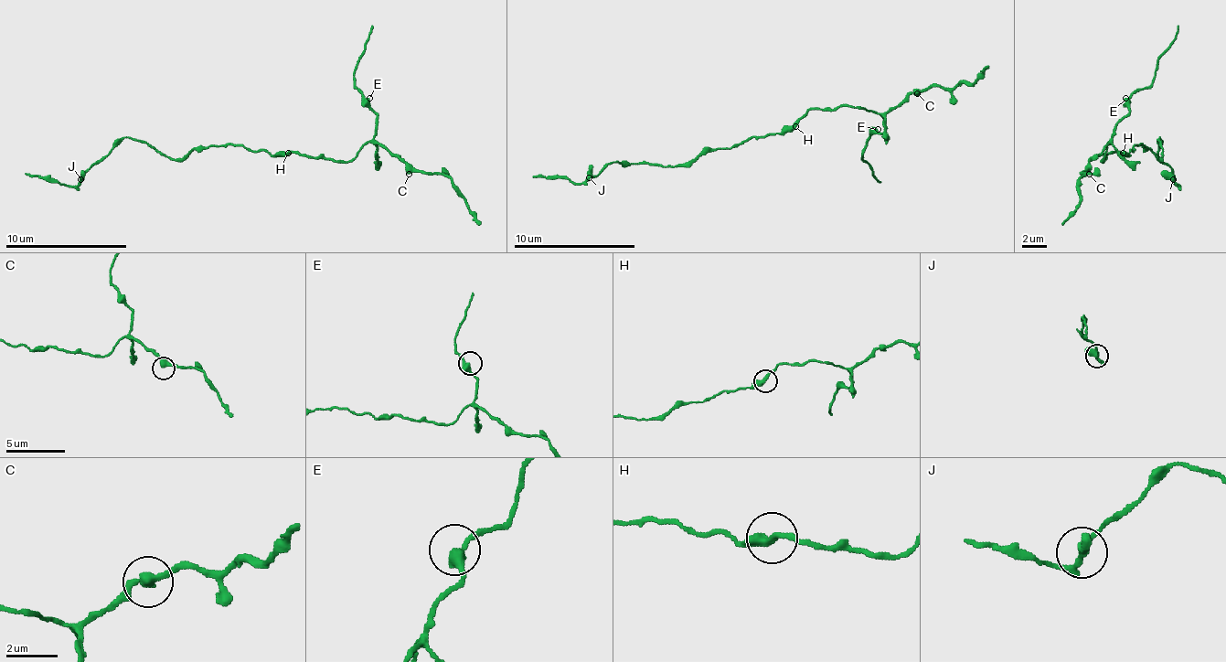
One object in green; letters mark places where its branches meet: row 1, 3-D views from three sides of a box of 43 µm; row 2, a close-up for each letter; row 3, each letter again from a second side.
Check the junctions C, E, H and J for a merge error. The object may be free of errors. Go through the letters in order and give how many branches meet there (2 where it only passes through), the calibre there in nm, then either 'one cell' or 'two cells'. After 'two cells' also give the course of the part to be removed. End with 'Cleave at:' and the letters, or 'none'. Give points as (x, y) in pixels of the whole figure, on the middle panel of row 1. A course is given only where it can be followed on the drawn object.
C: 2 branches meet; 340 nm thick; one cell
E: 2 branches meet; 340 nm thick; one cell
H: 2 branches meet; 320 nm thick; one cell
J: 2 branches meet; 340 nm thick; two cells; foreign part runs (590, 178), (583, 184), (571, 184), (565, 178), (532, 175)
Cleave at: J

